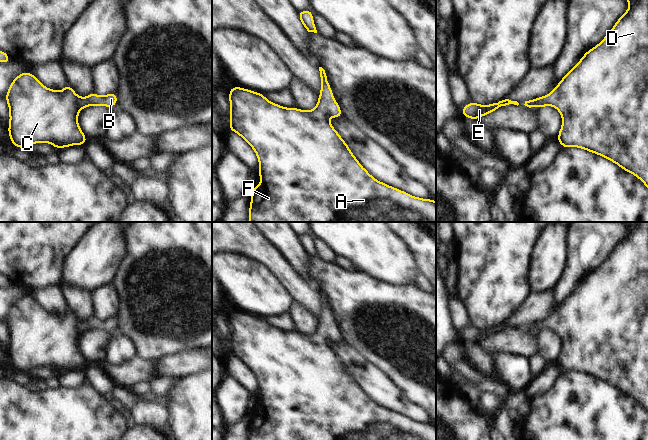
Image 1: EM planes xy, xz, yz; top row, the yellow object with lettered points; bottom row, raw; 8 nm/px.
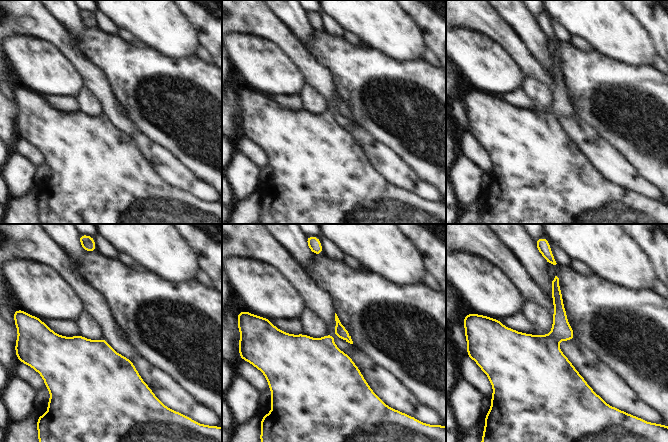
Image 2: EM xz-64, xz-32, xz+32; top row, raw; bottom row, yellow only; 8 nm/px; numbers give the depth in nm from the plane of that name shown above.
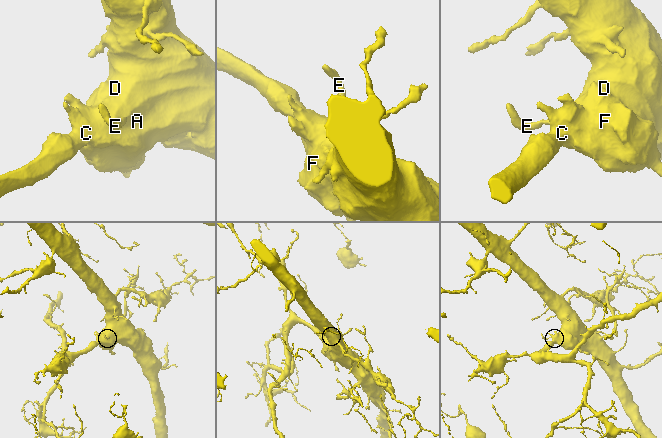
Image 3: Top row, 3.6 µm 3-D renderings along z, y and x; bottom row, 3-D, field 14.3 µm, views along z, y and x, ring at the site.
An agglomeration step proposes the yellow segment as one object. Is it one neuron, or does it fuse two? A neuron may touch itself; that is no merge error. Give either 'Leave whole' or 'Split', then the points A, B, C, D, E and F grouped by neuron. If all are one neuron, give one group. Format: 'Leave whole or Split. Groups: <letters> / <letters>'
Leave whole. Groups: A B C D E F

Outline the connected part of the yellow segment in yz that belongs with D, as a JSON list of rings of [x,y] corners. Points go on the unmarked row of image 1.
[[[648,222],[625,223],[629,227],[629,233],[616,245],[604,263],[582,280],[581,284],[559,305],[550,318],[525,325],[524,329],[529,332],[554,330],[562,340],[562,350],[556,364],[563,372],[579,371],[607,382],[626,396],[635,399],[648,412]]]

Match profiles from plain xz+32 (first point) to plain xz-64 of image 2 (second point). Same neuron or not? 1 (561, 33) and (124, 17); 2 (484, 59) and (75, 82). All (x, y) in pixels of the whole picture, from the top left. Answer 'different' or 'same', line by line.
1: different
2: same

